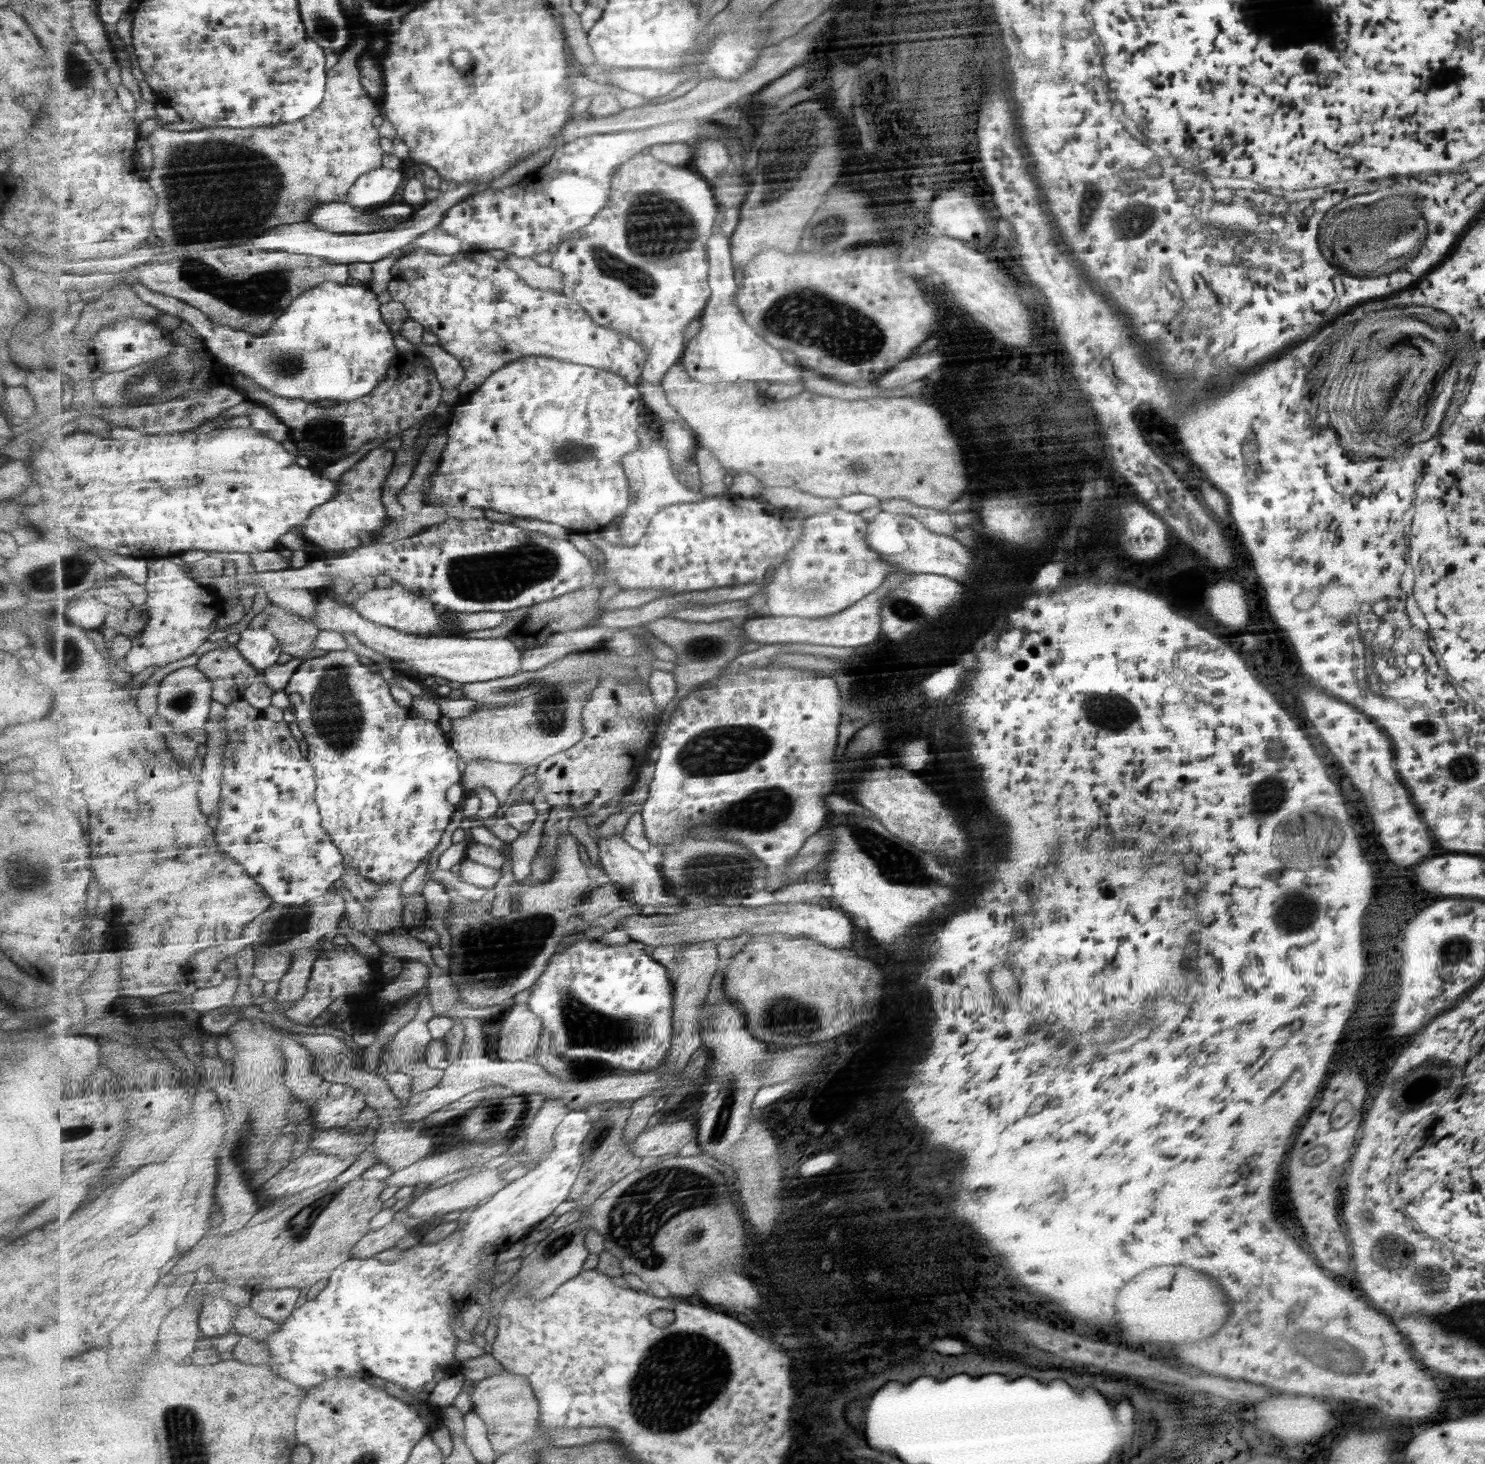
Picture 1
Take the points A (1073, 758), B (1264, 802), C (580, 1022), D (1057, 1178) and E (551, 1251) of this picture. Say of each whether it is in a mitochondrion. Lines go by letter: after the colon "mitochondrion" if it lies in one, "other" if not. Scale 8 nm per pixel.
A: other
B: mitochondrion
C: mitochondrion
D: mitochondrion
E: mitochondrion

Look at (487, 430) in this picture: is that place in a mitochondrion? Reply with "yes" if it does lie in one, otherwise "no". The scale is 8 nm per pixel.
no

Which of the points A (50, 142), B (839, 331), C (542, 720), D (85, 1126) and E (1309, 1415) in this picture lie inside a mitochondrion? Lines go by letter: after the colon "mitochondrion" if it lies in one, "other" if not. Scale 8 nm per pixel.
A: other
B: mitochondrion
C: mitochondrion
D: mitochondrion
E: other

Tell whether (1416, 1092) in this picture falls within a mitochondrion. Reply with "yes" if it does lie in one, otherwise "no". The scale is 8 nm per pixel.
no

